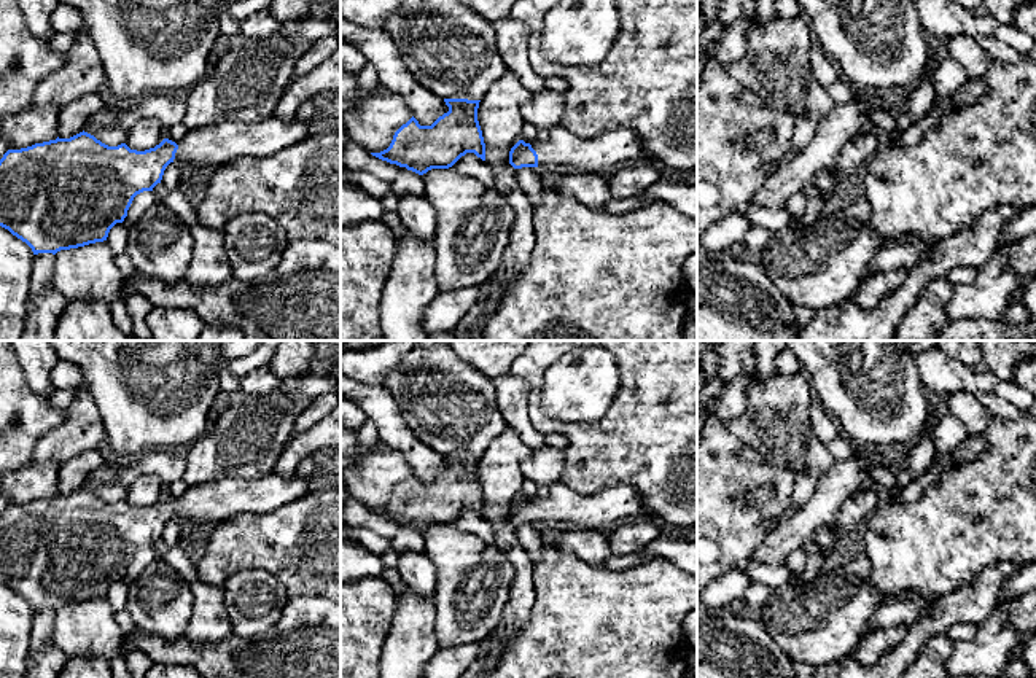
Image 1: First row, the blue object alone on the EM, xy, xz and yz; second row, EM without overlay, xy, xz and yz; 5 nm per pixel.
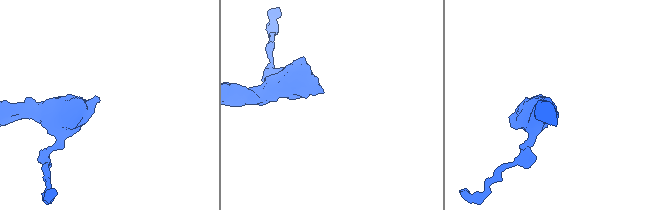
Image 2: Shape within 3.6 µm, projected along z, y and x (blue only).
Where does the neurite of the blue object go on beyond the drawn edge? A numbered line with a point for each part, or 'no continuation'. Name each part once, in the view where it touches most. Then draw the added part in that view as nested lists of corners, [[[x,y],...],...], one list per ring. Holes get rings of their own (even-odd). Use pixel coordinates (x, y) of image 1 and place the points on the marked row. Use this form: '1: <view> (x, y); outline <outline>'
1: xz (556, 145); outline [[[557,124],[539,129],[532,148],[538,154],[538,166],[567,164],[587,173],[598,173],[617,164],[648,162],[638,135],[630,129],[579,137]]]

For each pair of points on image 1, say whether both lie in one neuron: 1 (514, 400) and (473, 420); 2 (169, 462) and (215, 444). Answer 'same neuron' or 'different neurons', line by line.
1: different neurons
2: different neurons

